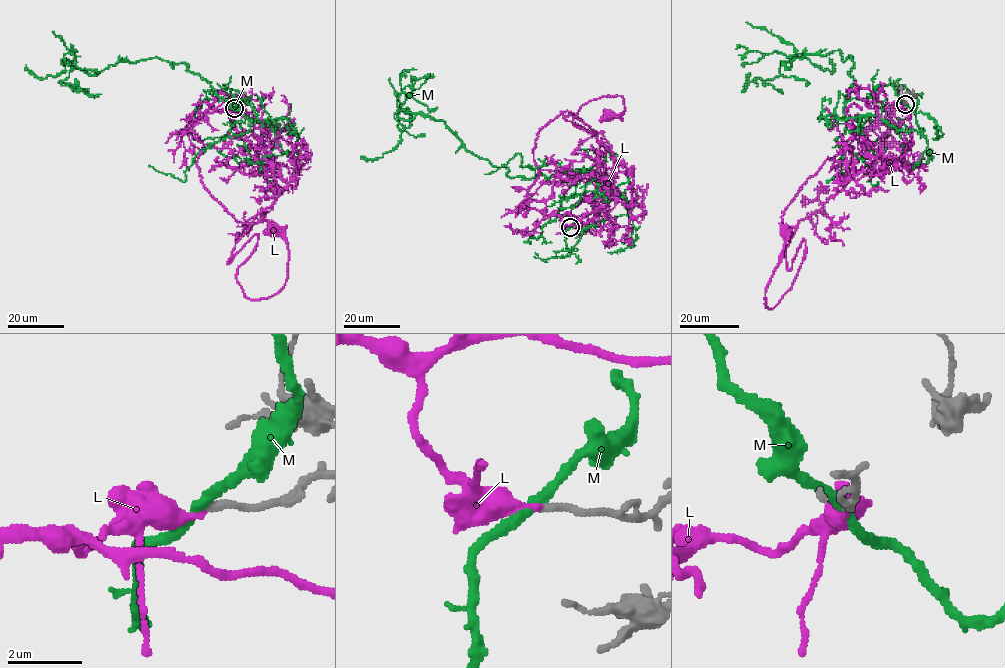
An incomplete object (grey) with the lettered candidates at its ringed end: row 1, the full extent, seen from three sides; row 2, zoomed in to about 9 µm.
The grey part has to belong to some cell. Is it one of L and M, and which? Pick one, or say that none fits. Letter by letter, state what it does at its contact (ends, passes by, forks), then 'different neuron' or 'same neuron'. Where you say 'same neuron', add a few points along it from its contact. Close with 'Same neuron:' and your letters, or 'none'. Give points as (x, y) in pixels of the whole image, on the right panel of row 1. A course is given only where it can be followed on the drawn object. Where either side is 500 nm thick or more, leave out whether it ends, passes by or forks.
L: it ends there; same neuron; it runs (905, 104), (828, 158), (785, 208), (788, 269), (802, 238), (805, 257), (770, 309), (788, 233)
M: it passes by; different neuron
Same neuron: L

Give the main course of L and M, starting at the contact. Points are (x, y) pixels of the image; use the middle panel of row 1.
L: (571, 227), (529, 207), (537, 133), (566, 111), (594, 133), (572, 122), (579, 108), (619, 95), (609, 117)
M: (571, 227), (575, 217), (558, 210), (574, 171), (508, 177), (420, 113), (401, 131), (410, 115), (389, 78)

